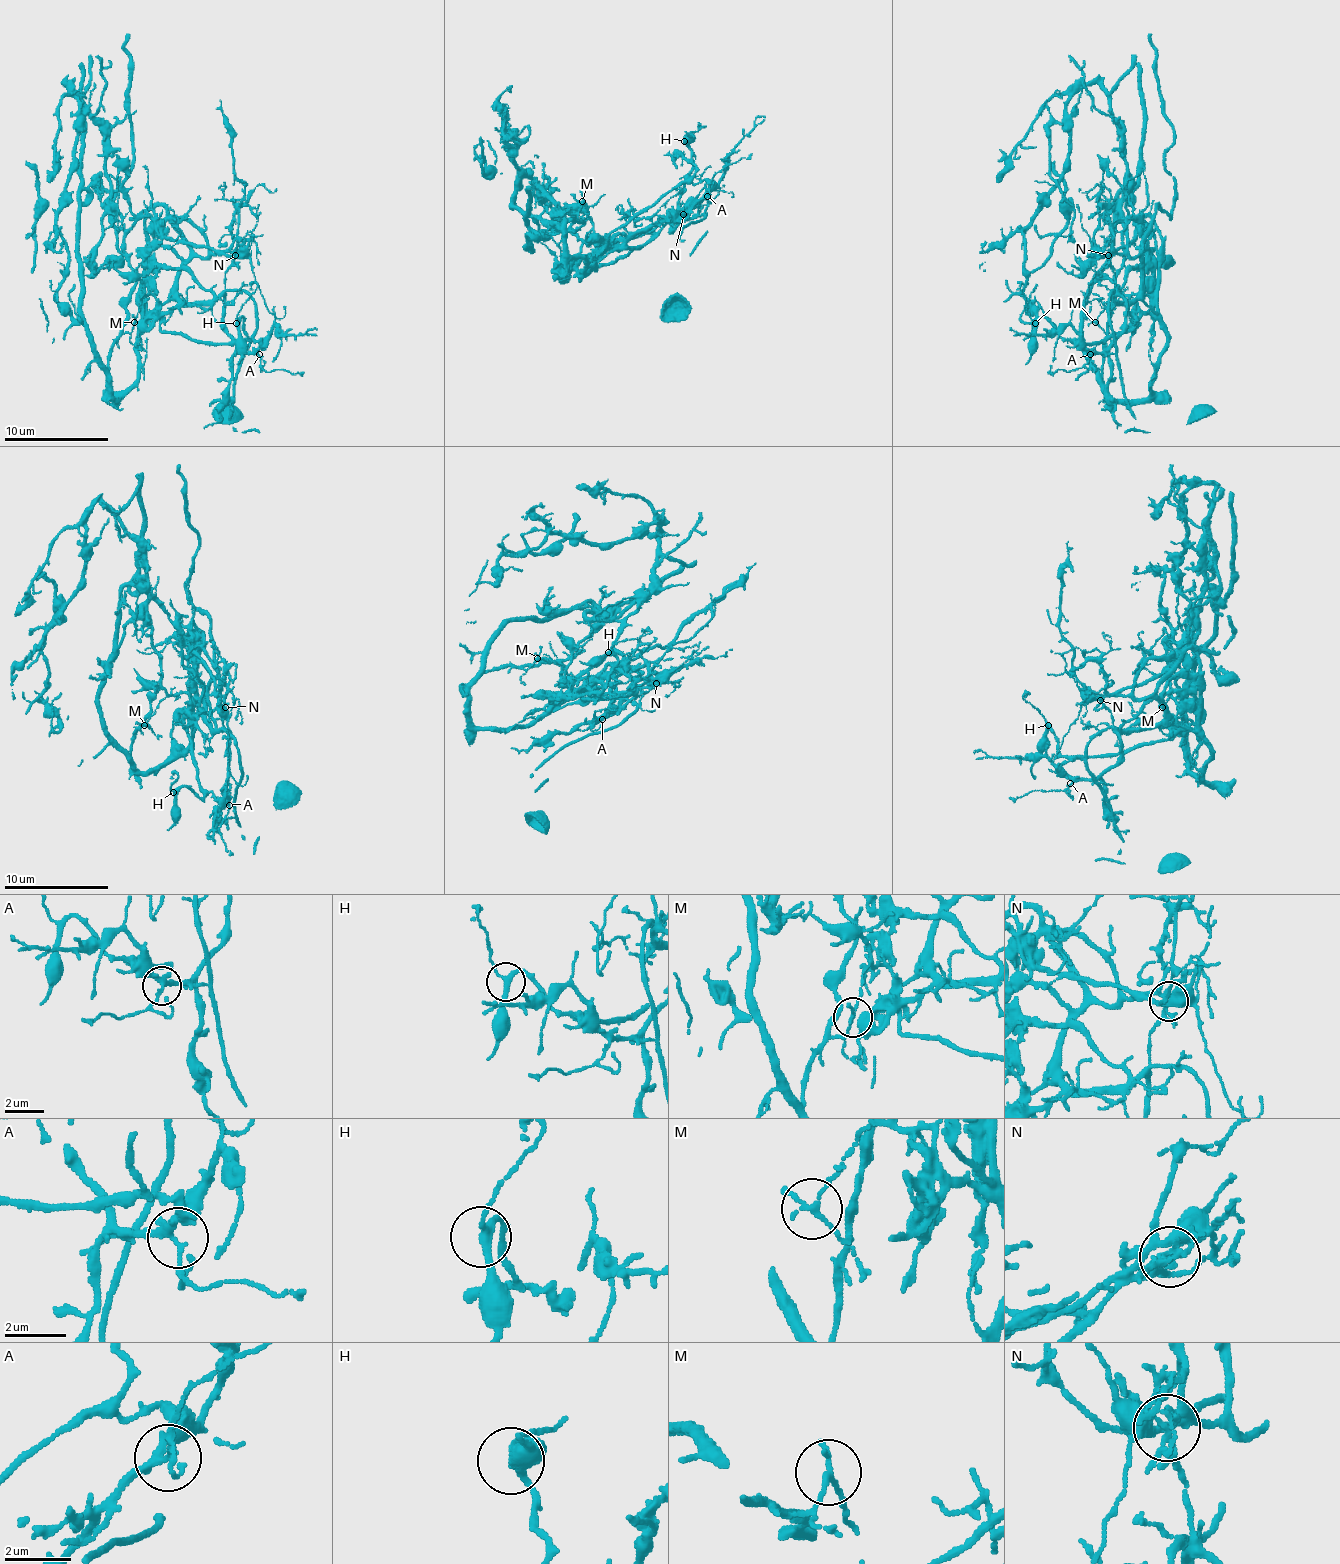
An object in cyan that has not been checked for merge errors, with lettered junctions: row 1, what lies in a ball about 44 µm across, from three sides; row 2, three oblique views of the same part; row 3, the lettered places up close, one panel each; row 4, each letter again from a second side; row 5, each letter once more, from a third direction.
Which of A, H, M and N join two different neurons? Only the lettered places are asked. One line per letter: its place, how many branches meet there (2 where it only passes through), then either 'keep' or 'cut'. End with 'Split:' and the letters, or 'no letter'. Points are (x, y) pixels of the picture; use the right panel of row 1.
A: place (1090, 354); branches 3; keep
H: place (1035, 323); branches 3; keep
M: place (1095, 322); branches 2; cut
N: place (1108, 255); branches 7; cut
Split: M, N

